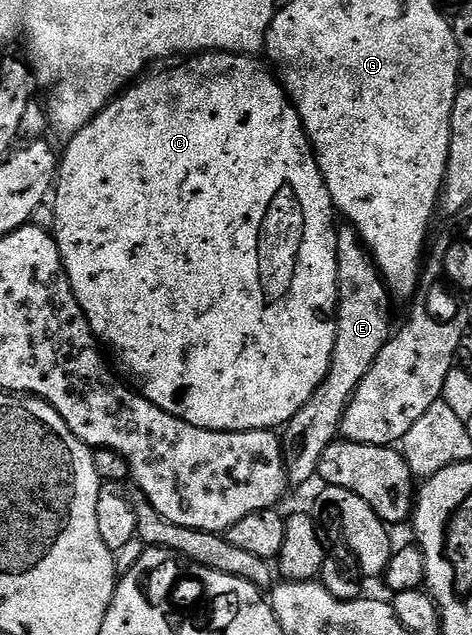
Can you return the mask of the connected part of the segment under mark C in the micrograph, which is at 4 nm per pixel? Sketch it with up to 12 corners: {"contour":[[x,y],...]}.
{"contour":[[258,58],[66,140],[55,244],[157,409],[282,428],[337,212]]}

